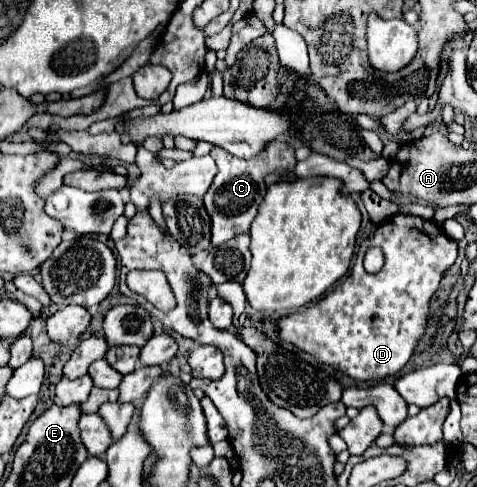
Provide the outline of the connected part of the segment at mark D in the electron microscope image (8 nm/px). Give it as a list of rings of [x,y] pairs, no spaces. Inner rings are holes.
[[[398,213],[384,221],[372,239],[366,239],[360,245],[346,281],[316,305],[278,321],[280,337],[308,351],[318,361],[334,365],[354,381],[396,375],[412,357],[428,323],[430,299],[438,289],[444,271],[456,261],[456,255],[456,243],[432,221]],[[368,247],[382,247],[386,257],[382,271],[376,275],[368,275],[362,267]]]

